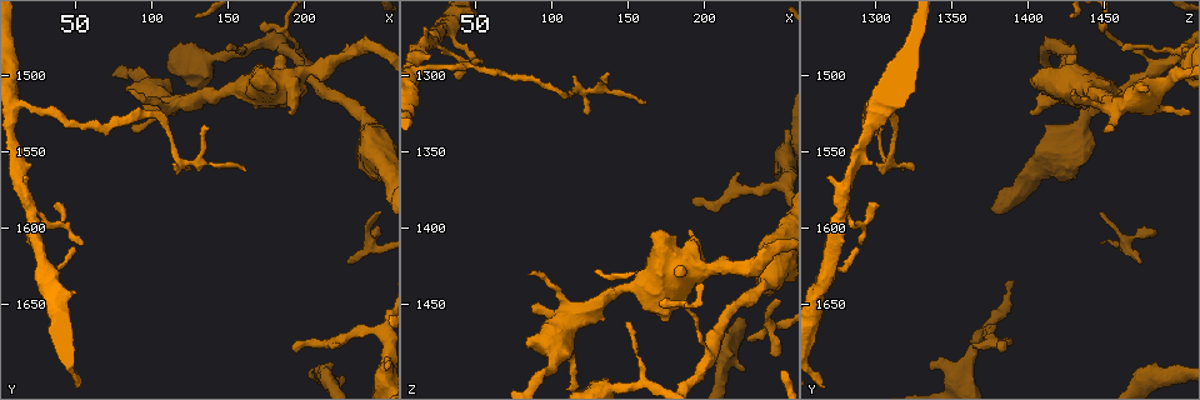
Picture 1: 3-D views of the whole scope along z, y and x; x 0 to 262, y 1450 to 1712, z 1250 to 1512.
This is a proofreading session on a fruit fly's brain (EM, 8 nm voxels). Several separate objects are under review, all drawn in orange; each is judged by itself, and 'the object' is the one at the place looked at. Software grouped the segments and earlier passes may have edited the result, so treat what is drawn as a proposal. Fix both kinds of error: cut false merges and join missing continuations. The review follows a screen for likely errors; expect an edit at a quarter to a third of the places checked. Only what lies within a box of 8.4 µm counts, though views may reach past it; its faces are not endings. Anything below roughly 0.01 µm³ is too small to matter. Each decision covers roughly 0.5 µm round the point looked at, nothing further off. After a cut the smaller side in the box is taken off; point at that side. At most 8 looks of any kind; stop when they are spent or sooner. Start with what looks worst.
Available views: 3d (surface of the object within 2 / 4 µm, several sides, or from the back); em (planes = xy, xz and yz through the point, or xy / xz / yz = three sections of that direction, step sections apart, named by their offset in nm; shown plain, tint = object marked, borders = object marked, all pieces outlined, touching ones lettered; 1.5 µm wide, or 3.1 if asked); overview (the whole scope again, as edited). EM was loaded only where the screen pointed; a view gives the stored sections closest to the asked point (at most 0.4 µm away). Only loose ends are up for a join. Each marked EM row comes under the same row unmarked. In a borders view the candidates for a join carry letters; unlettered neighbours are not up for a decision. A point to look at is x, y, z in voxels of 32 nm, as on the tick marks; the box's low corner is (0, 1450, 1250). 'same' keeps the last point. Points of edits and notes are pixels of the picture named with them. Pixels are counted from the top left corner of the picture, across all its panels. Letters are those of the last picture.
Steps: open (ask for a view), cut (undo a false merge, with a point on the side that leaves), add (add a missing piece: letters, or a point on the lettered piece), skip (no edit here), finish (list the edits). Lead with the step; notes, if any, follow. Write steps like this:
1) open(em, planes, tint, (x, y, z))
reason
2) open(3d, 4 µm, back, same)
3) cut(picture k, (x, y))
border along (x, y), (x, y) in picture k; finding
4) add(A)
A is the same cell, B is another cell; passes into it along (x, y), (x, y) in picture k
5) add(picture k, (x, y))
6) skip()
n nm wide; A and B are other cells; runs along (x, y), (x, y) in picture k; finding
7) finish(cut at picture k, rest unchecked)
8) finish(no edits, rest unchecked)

open(em, planes, tint, (84, 1510, 1432))
free end

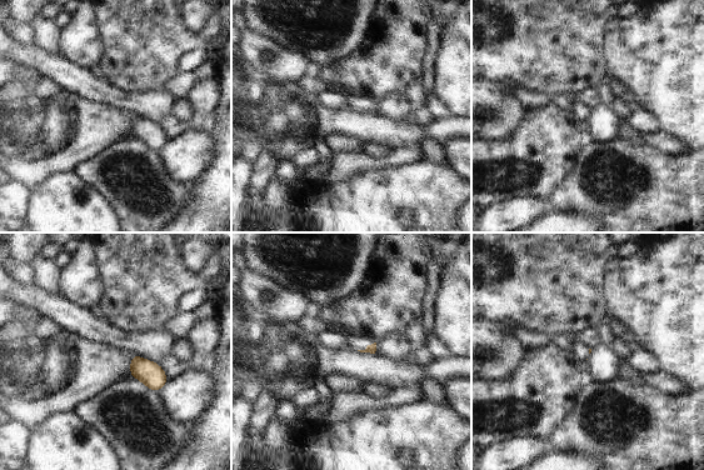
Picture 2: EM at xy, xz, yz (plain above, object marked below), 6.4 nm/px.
open(em, planes, borders, same)
what lies round it

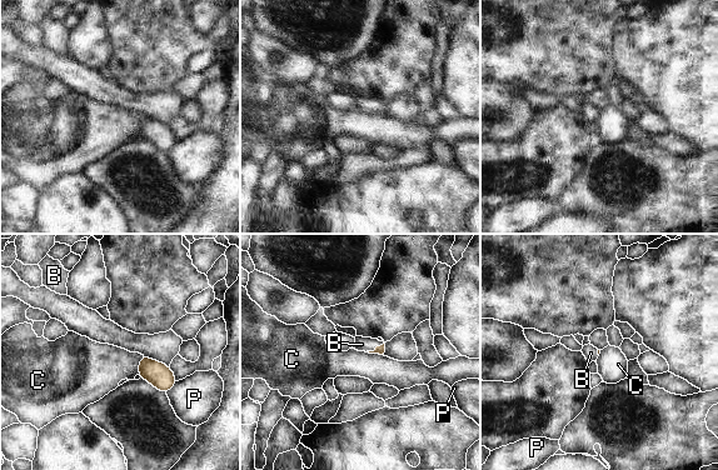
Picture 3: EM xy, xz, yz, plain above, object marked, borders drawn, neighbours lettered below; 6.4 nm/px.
add(B)
B is the same cell, C and P are other cells; passes into it along (380, 350), (375, 349), (362, 344) in picture 3; the neuron continues

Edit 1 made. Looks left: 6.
open(overview)

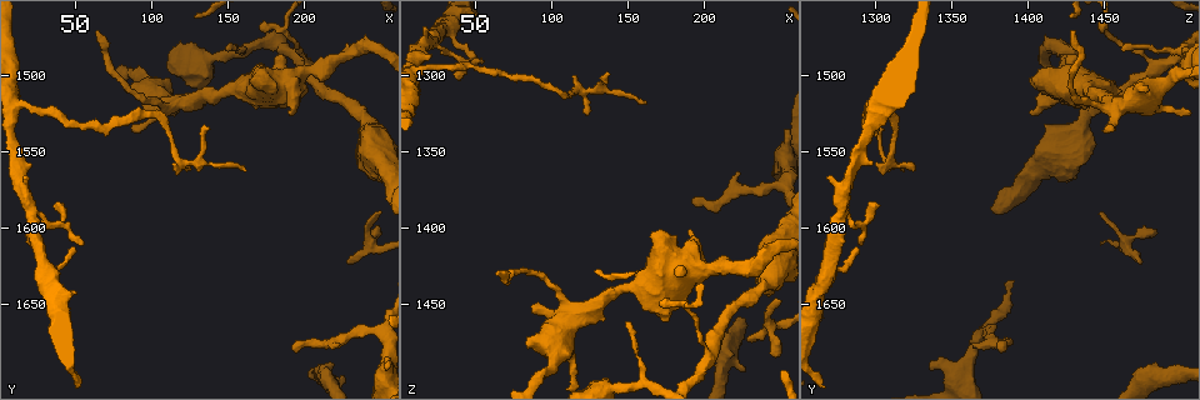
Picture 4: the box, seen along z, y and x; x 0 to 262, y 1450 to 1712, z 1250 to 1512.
open(em, planes, borders, (246, 1604, 1484))
branch stops here

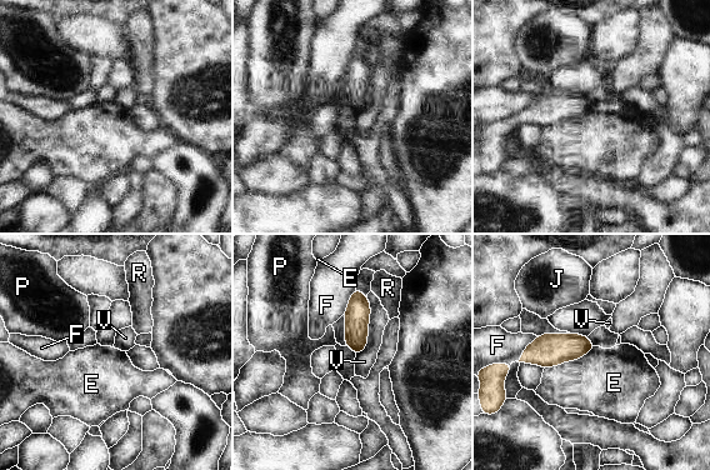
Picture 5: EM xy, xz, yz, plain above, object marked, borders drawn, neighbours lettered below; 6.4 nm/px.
skip()
140 nm wide; E, F, J, P, R and V are other cells; border along (595, 346), (576, 359), (544, 369) in picture 5; none of them fits

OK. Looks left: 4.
open(3d, 4 µm, (20, 1588, 1278))
abrupt turn

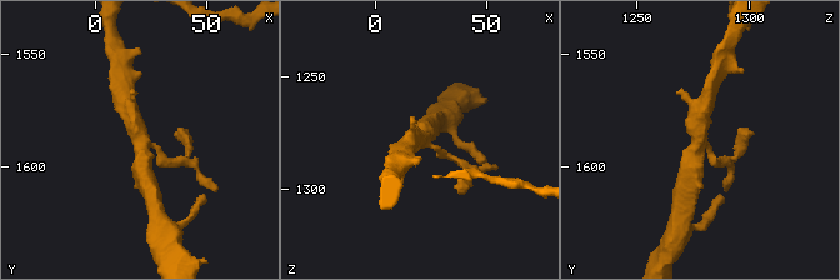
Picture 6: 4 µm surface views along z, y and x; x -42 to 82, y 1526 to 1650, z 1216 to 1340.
open(em, xz, step 4, tint, (20, 1589, 1277))

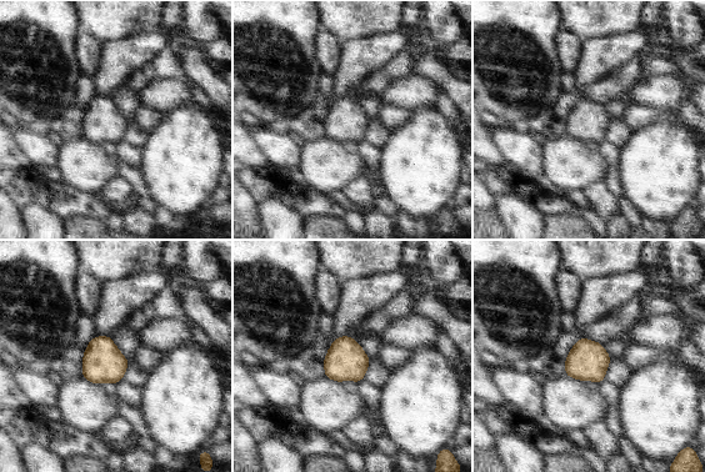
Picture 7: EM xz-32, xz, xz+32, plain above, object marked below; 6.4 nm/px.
open(em, xy, step 8, borders, same)
cut it another way

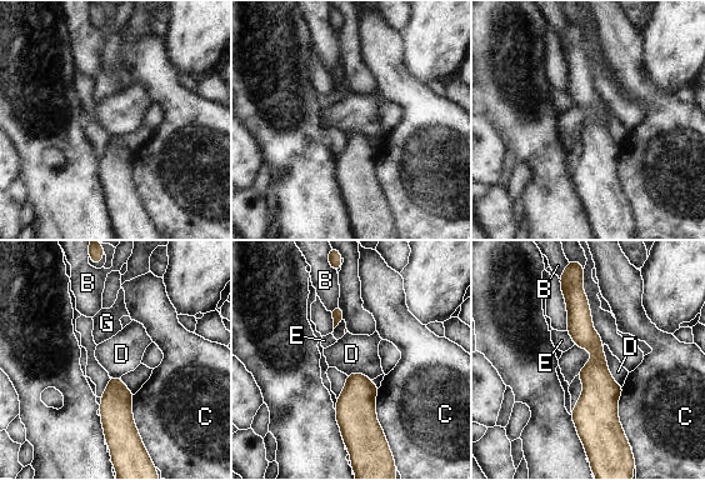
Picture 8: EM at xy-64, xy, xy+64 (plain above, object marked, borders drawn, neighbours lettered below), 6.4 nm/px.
skip()
C touches over 340 nm; B, C, D, E and G are other cells; border along (603, 344), (609, 374), (621, 386) in picture 8; one neuron here

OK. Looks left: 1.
finish(add at picture 3, rest unchecked)

